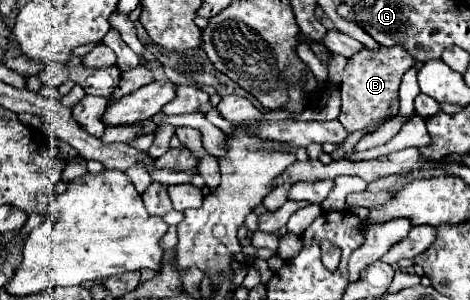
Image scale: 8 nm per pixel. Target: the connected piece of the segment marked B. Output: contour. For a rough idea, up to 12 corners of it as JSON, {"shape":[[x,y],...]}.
{"shape":[[361,50],[341,82],[339,122],[355,132],[397,114],[413,56]]}

